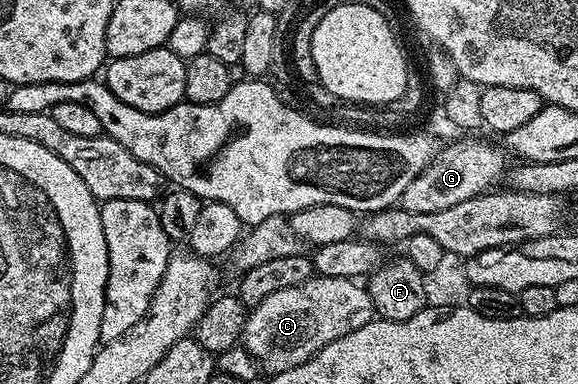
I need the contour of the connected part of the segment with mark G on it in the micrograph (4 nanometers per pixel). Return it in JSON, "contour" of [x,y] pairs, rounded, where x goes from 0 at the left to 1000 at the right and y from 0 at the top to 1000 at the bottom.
{"contour":[[[808,352],[803,367],[780,378],[773,391],[758,396],[744,424],[701,487],[694,516],[696,542],[709,555],[747,555],[770,549],[770,539],[785,539],[789,529],[804,529],[804,518],[818,518],[834,503],[848,503],[858,490],[863,469],[872,469],[879,448],[879,391],[869,375],[849,367],[820,367],[820,354]]]}

